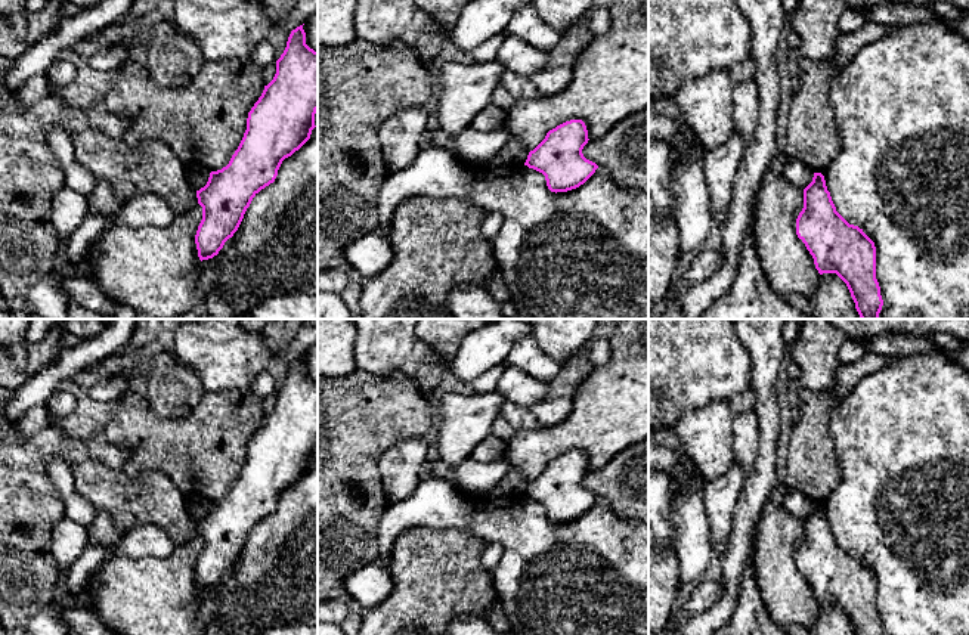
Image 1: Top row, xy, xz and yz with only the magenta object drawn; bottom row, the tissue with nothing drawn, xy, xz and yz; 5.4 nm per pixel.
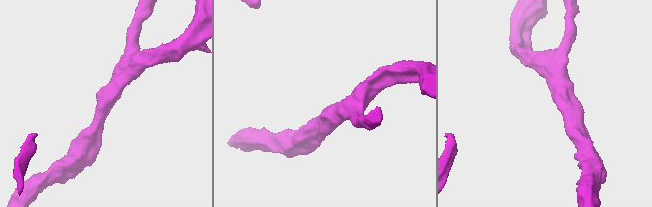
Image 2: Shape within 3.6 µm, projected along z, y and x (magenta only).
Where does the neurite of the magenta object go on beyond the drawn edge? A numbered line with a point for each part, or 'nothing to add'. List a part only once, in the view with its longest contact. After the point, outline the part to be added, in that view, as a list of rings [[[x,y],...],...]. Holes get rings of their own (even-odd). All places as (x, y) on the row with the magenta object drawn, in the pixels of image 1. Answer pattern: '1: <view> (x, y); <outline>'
nothing to add

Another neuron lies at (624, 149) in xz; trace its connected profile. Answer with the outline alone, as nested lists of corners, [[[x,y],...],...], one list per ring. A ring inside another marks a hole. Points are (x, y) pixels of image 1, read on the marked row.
[[[648,106],[620,120],[603,137],[588,140],[582,154],[607,168],[617,185],[648,192]]]

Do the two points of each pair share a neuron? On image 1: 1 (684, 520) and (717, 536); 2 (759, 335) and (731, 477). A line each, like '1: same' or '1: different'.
1: different
2: different

